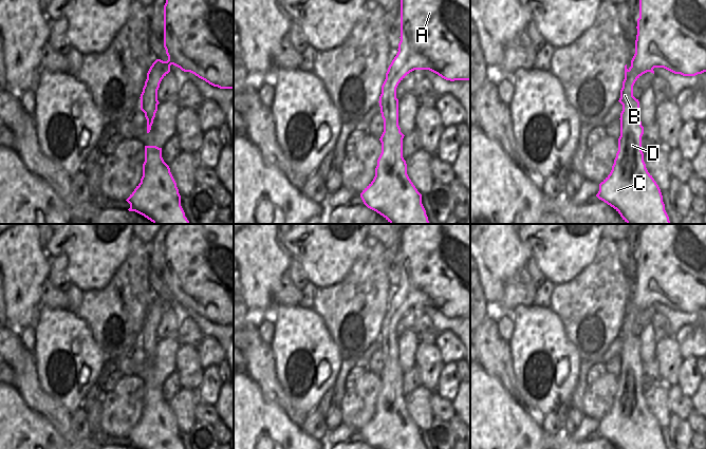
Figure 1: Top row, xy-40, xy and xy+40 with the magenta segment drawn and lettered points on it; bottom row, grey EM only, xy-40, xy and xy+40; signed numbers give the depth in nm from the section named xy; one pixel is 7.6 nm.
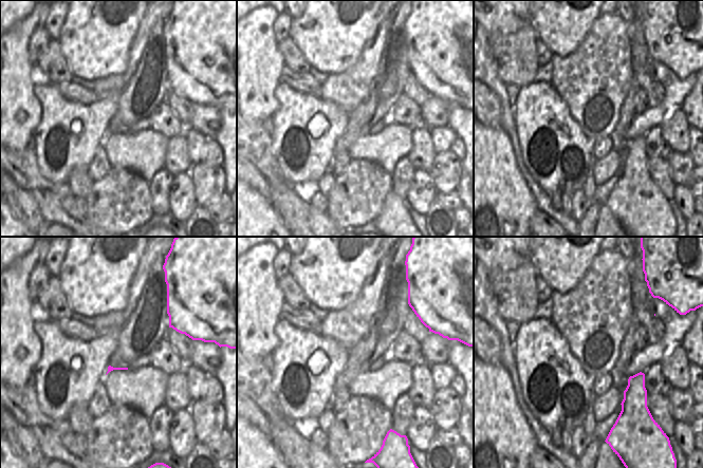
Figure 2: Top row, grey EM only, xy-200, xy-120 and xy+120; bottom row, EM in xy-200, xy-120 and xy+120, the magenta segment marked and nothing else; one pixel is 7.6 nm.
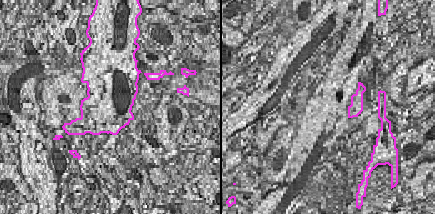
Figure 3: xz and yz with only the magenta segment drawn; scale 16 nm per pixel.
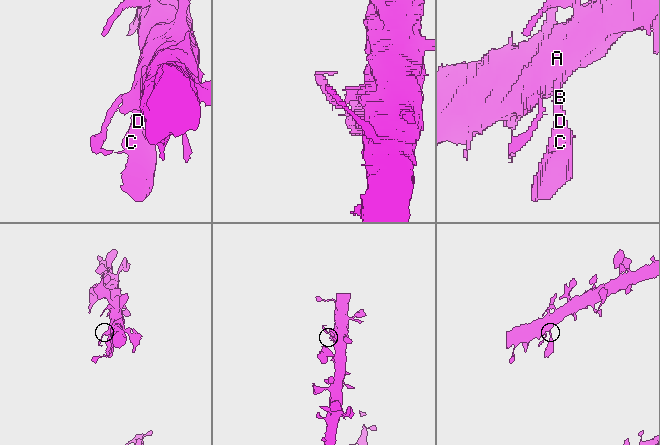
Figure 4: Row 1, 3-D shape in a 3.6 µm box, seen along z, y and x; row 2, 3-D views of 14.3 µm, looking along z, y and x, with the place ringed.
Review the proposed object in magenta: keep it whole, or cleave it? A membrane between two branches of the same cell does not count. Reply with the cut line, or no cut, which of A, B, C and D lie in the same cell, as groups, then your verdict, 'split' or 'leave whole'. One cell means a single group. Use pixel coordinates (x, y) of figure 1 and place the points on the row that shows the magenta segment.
no cut; A B C D; leave whole

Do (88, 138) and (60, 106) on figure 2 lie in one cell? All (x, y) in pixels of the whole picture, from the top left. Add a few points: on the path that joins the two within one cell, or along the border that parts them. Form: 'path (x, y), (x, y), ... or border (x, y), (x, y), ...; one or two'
path (88, 128), (88, 123), (76, 111), (71, 111); one

